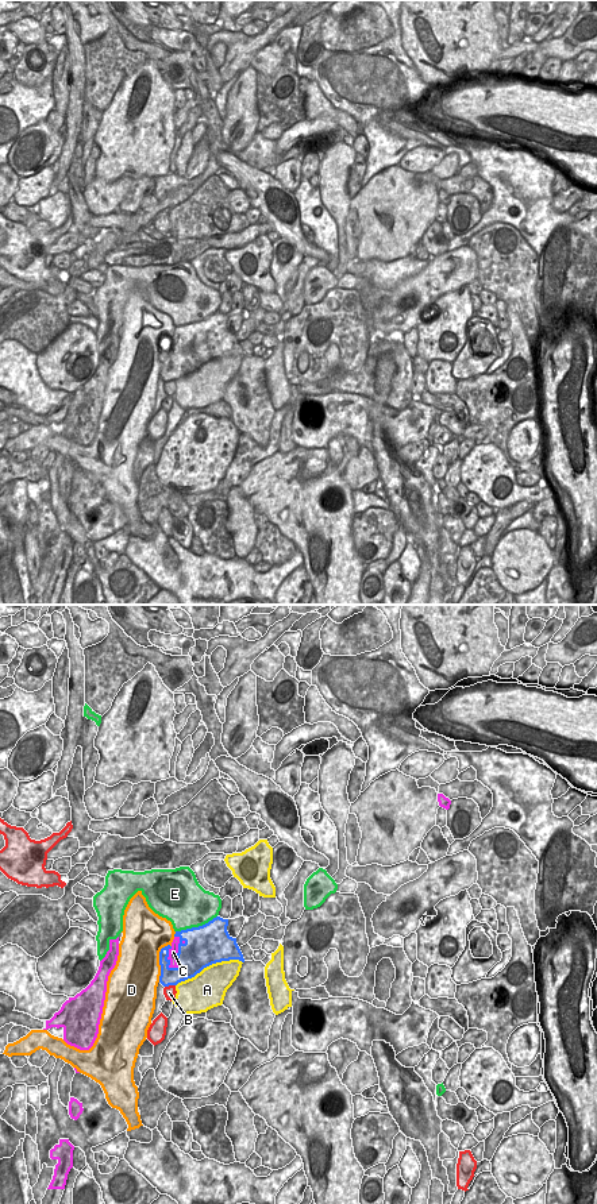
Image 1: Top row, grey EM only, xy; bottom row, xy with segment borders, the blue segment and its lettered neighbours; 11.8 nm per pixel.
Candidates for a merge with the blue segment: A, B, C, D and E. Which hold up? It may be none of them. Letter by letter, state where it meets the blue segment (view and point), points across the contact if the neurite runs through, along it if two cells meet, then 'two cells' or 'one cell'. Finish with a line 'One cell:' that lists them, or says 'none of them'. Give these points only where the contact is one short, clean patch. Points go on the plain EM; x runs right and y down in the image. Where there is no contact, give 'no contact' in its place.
A: meets blue in xy at (208, 361); two cells
B: meets blue in xy at (169, 379); two cells
C: meets blue in xy at (177, 350); two cells
D: meets blue in xy at (160, 357); two cells
E: meets blue in xy at (196, 323); two cells
One cell: none of them

